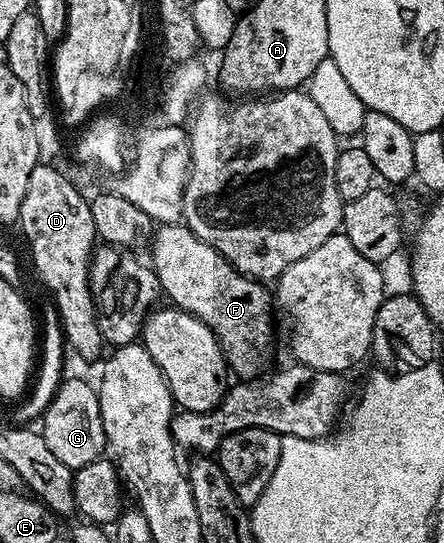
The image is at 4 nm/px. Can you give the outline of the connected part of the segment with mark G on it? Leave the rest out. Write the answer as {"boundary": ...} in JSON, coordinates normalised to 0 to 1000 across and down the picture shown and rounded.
{"boundary":[[[153,700],[133,709],[124,729],[95,764],[95,801],[104,821],[164,866],[227,845],[236,838],[241,803],[232,796],[218,716],[189,700]]]}

